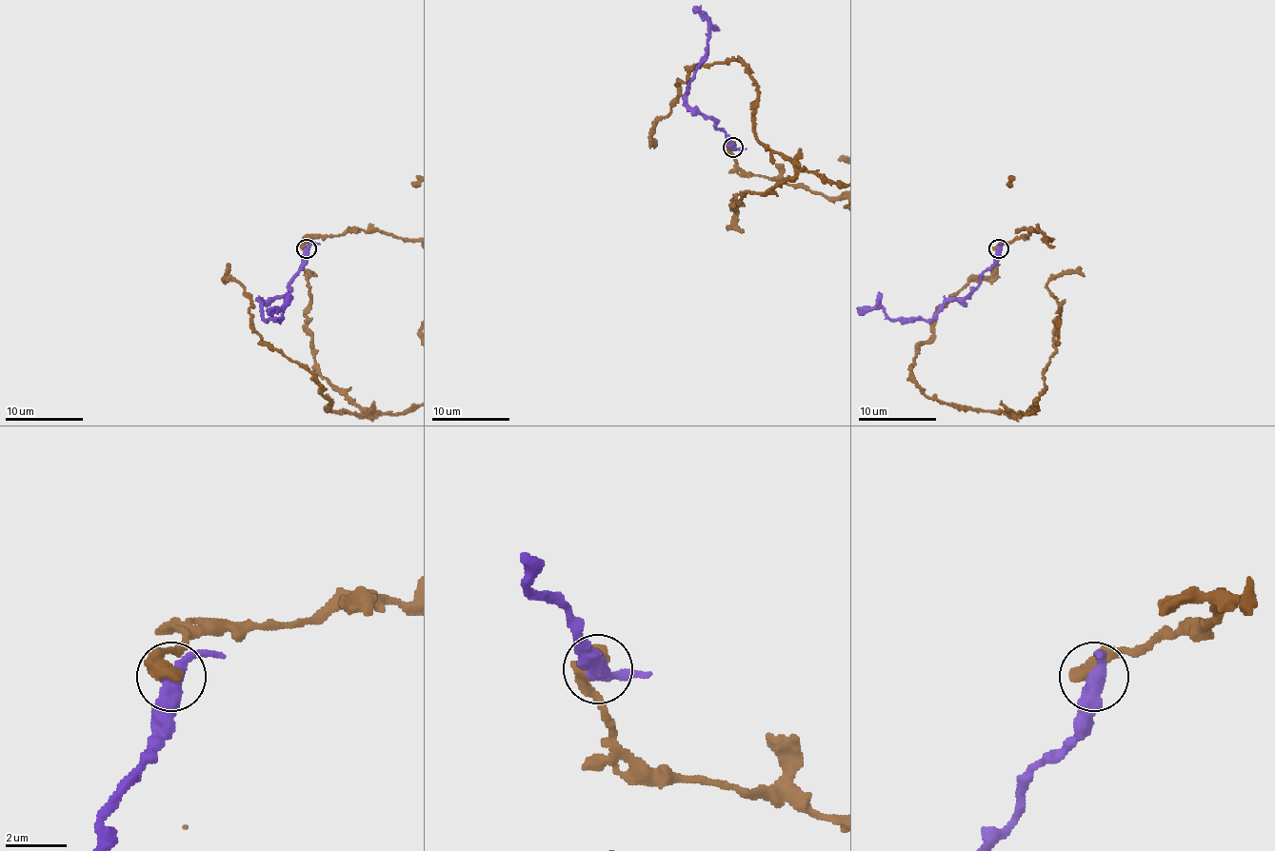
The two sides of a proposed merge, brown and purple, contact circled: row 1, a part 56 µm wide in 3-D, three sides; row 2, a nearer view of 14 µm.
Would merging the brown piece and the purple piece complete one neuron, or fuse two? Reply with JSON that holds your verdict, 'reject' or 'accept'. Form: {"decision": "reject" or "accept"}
{"decision": "reject"}

